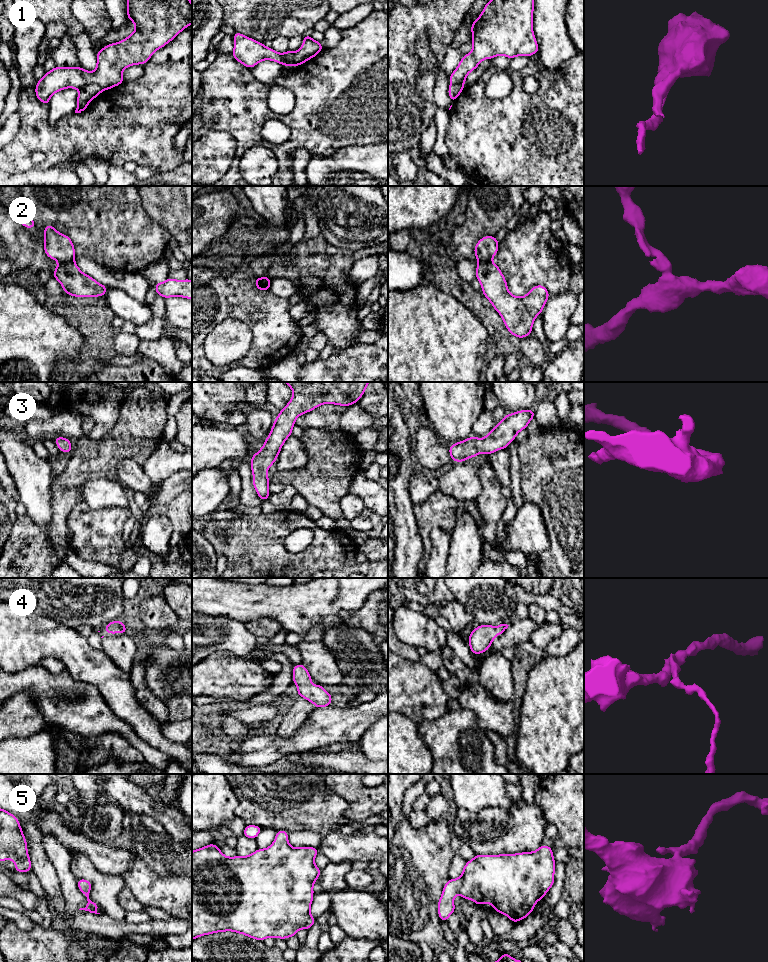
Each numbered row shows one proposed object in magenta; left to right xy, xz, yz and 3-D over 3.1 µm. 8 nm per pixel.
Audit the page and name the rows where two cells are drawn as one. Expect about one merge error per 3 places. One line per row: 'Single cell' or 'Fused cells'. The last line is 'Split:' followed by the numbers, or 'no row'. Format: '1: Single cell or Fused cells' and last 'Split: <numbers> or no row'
1: Fused cells
2: Fused cells
3: Single cell
4: Single cell
5: Single cell
Split: 1, 2

